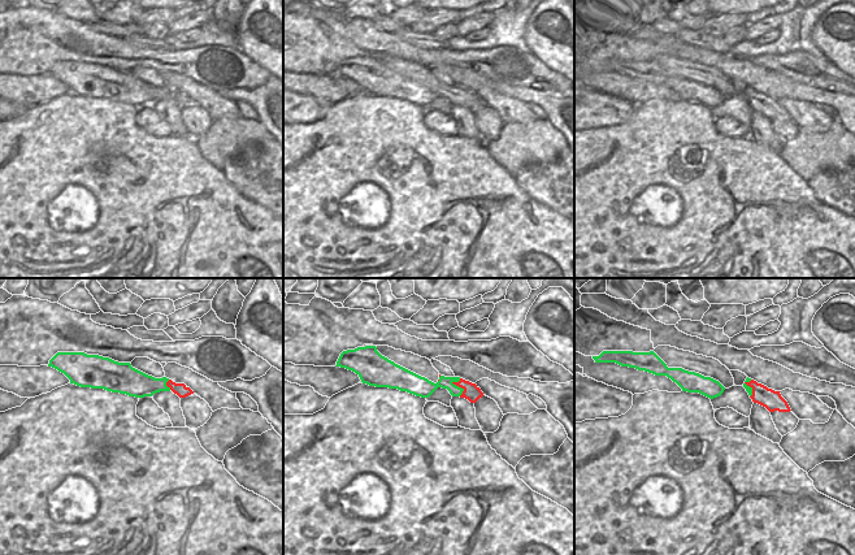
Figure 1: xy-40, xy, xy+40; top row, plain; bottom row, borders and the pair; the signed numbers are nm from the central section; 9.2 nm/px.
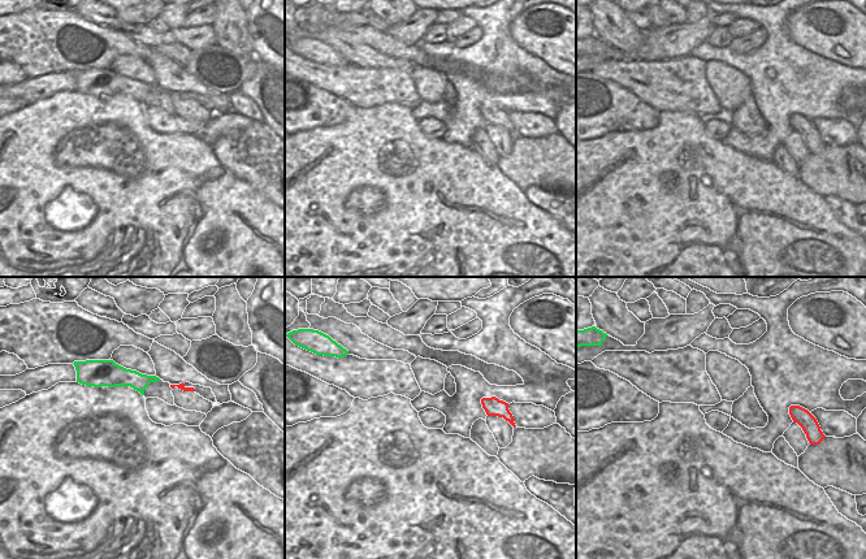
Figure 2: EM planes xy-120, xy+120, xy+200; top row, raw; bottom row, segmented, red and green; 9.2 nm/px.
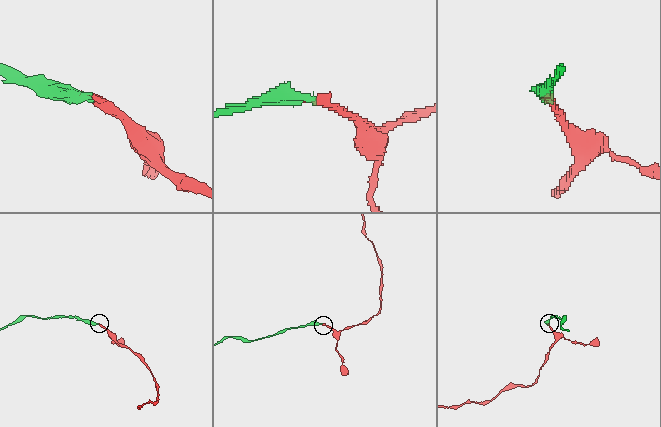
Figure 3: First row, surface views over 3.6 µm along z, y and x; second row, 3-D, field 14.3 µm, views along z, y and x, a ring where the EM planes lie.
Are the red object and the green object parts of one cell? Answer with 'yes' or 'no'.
no

